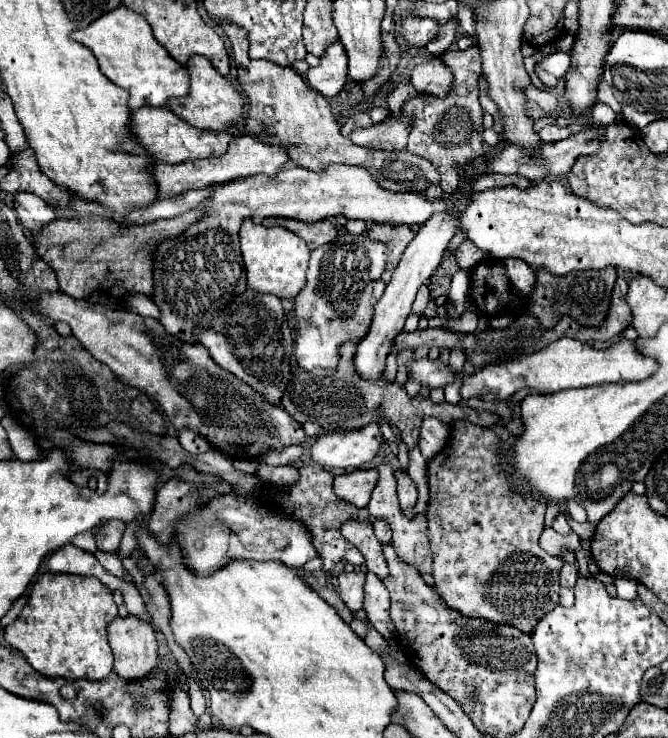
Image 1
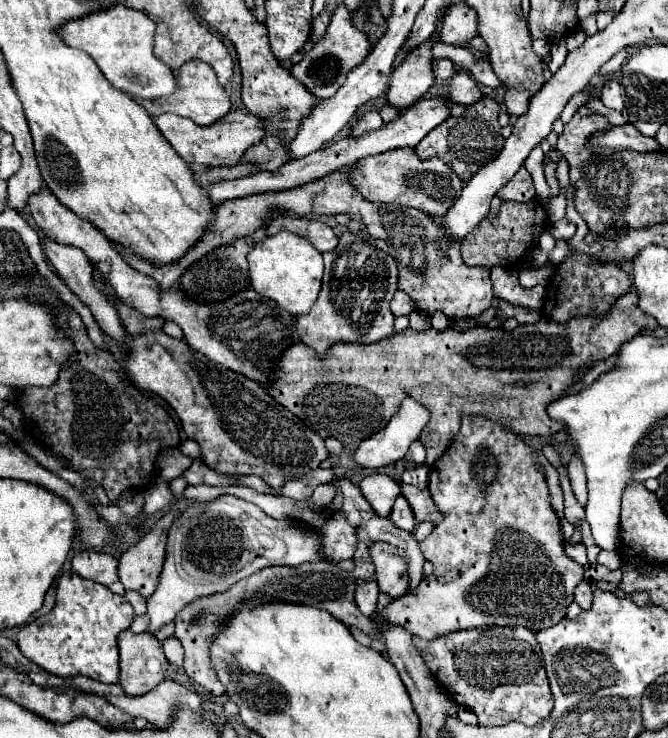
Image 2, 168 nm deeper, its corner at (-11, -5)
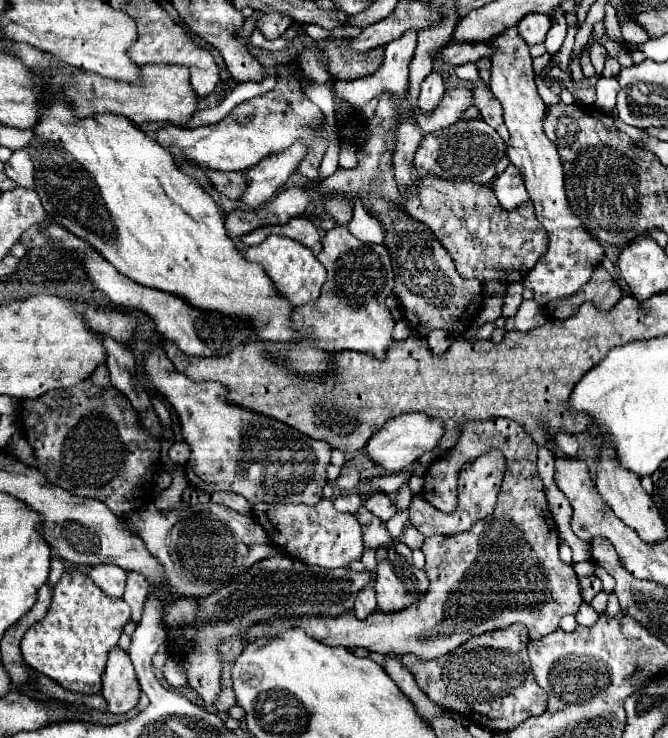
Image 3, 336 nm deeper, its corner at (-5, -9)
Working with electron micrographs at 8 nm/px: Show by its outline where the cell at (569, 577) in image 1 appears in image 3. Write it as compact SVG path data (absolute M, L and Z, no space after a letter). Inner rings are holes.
M582 603L582 607L580 607L578 613L576 613L576 621L578 621L582 627L592 627L592 625L598 621L598 613L592 609L592 605Z

